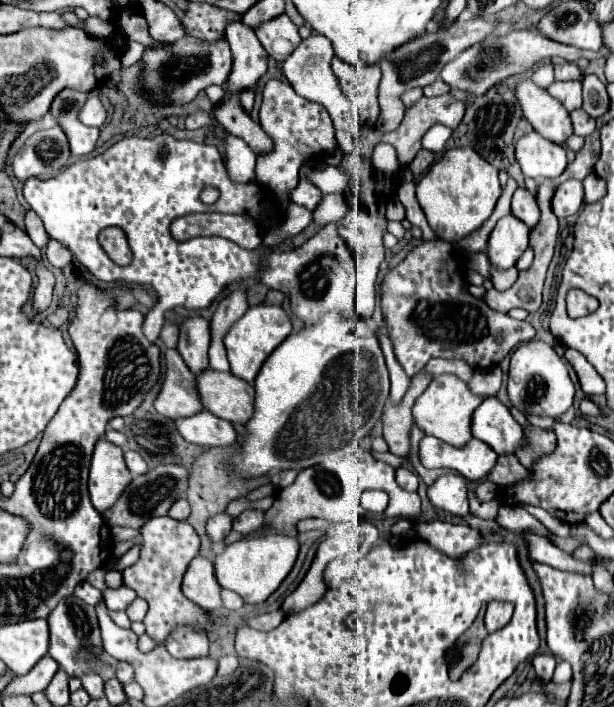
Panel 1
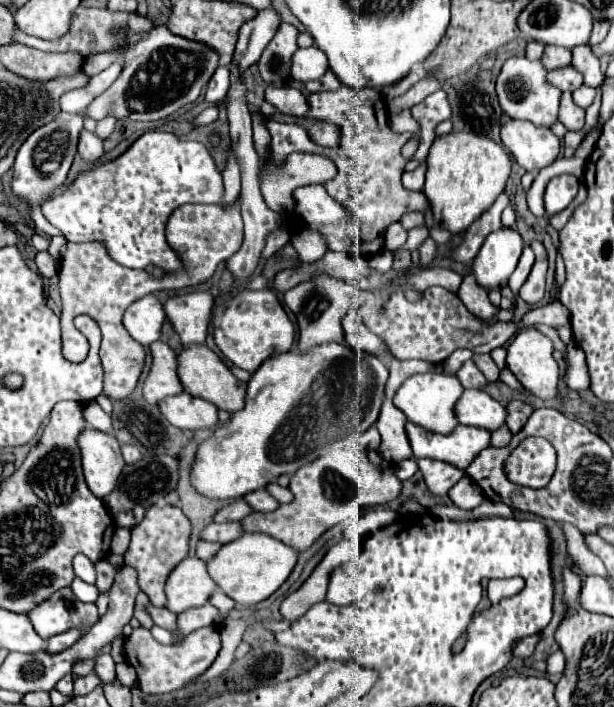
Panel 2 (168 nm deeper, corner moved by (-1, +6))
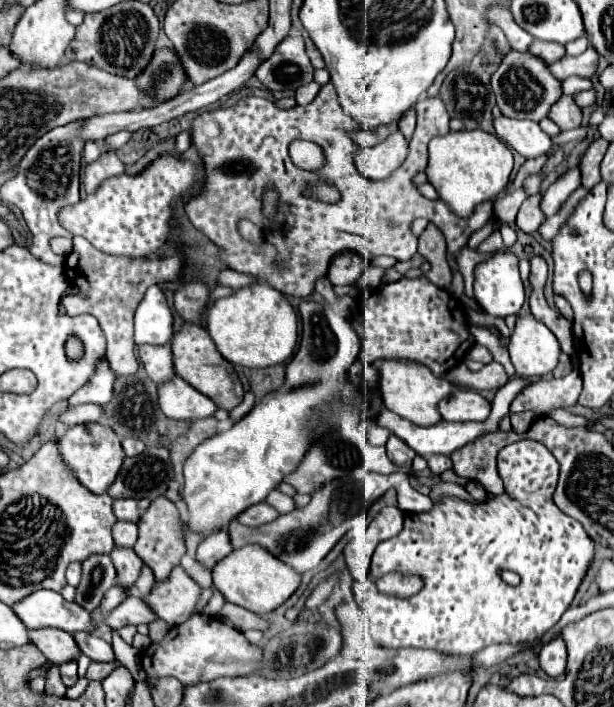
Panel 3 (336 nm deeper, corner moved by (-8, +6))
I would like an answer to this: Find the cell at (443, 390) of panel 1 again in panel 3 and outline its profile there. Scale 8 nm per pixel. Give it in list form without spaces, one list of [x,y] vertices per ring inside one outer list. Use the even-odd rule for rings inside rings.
[[[385,360],[379,366],[381,374],[381,398],[385,400],[385,408],[399,414],[401,418],[417,424],[417,426],[433,426],[441,420],[441,414],[437,410],[439,400],[447,398],[455,386],[447,382],[445,378],[433,376],[433,372],[417,362],[407,360]]]

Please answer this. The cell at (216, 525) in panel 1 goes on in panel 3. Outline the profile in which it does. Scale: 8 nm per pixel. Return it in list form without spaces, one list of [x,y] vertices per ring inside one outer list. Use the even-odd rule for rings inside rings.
[[[261,502],[261,504],[247,508],[243,514],[237,516],[237,520],[247,526],[263,526],[267,522],[273,522],[277,516],[279,516],[279,512],[273,506],[269,506],[267,502]]]

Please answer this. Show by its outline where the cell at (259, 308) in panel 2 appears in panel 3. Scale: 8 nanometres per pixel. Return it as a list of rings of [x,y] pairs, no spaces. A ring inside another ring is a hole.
[[[249,284],[241,290],[235,290],[231,296],[219,298],[209,310],[207,310],[207,332],[213,338],[217,350],[235,366],[245,366],[245,368],[267,368],[285,362],[297,344],[297,314],[289,300],[271,288],[269,284]]]

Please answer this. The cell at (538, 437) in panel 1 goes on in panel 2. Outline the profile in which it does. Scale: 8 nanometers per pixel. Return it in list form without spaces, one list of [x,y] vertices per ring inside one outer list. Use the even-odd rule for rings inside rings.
[[[512,400],[506,406],[506,410],[508,410],[508,428],[510,428],[512,434],[516,434],[528,422],[528,418],[534,412],[532,406],[526,404],[526,402],[522,402],[522,400]]]

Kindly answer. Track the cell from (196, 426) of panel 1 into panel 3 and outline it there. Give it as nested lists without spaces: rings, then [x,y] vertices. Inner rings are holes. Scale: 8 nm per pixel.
[[[173,376],[169,382],[157,386],[159,406],[165,416],[173,420],[195,420],[213,416],[217,406],[205,394],[197,392],[183,378]]]

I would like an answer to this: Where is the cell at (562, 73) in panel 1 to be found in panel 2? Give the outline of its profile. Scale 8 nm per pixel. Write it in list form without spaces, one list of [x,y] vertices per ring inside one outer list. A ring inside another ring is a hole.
[[[546,46],[542,64],[546,70],[556,70],[572,64],[572,50],[570,48],[560,48],[560,46]]]

